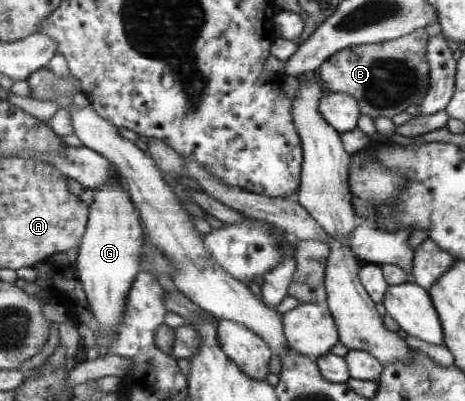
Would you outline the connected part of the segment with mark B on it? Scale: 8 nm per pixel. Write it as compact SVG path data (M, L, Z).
M417 29L398 39L354 45L331 55L317 70L323 86L334 93L347 93L357 99L361 115L374 119L405 112L410 105L420 105L429 93L431 67L427 57L429 32Z

